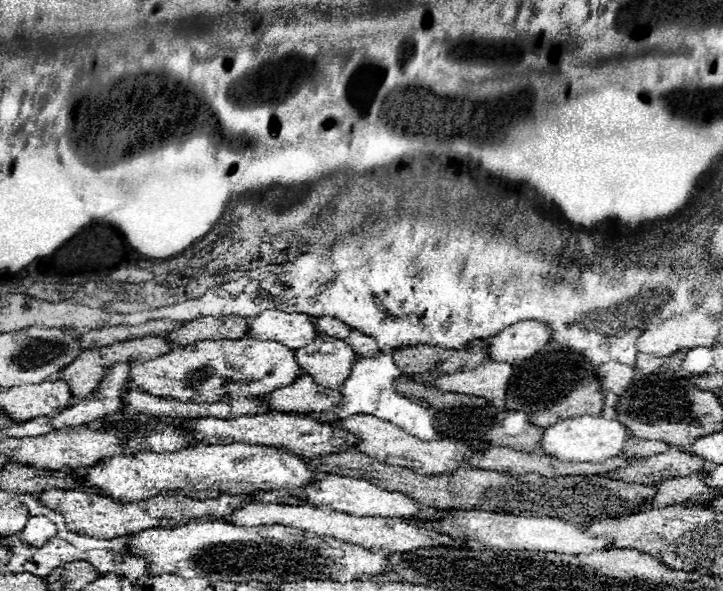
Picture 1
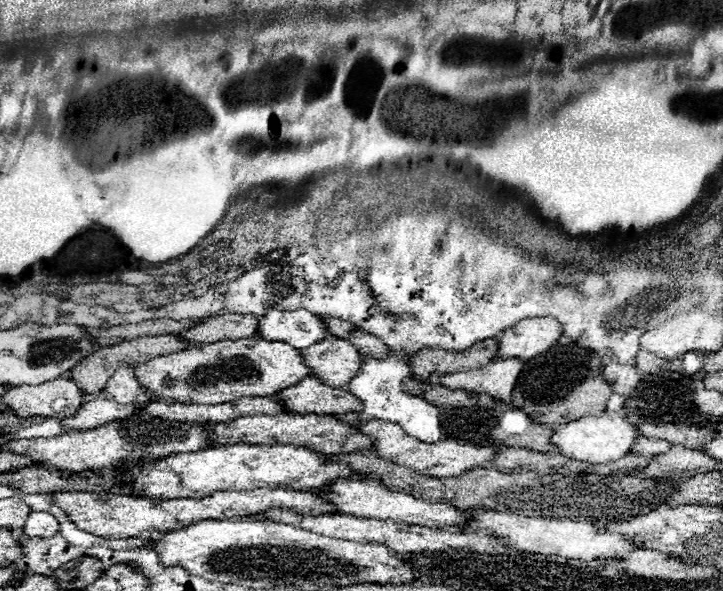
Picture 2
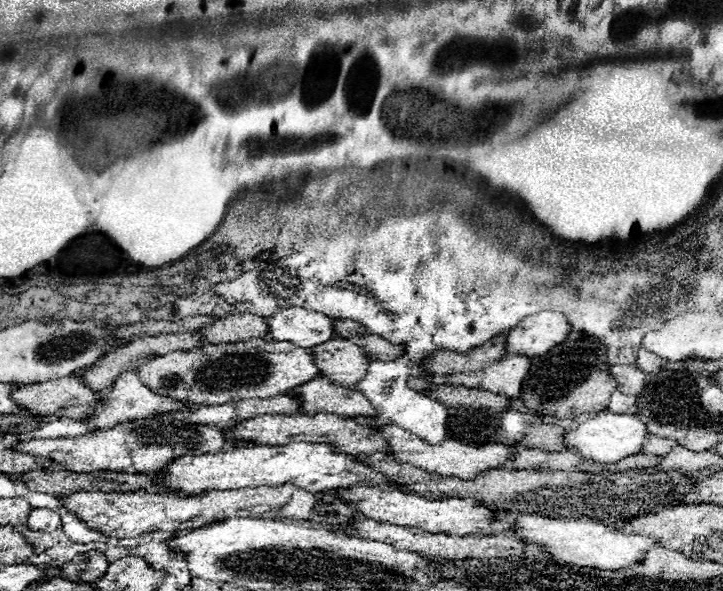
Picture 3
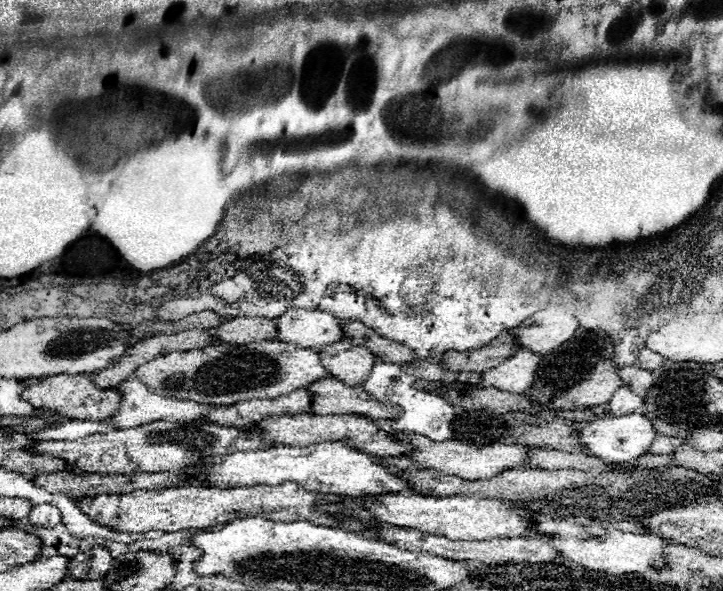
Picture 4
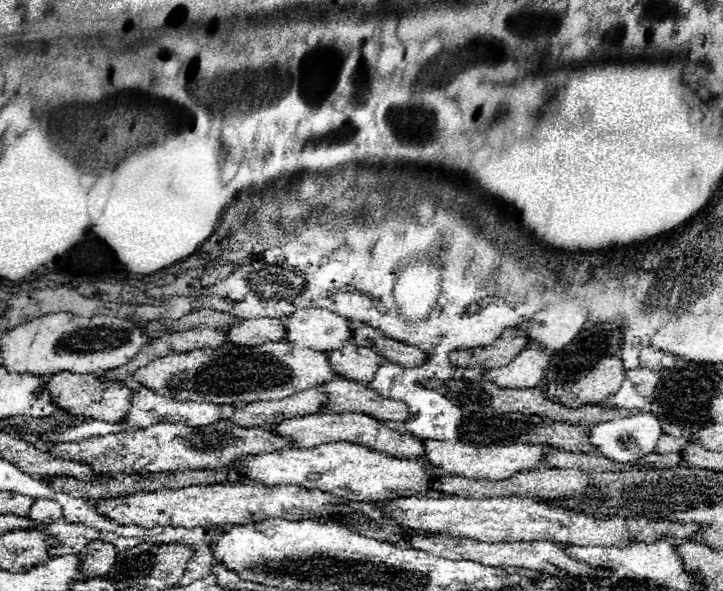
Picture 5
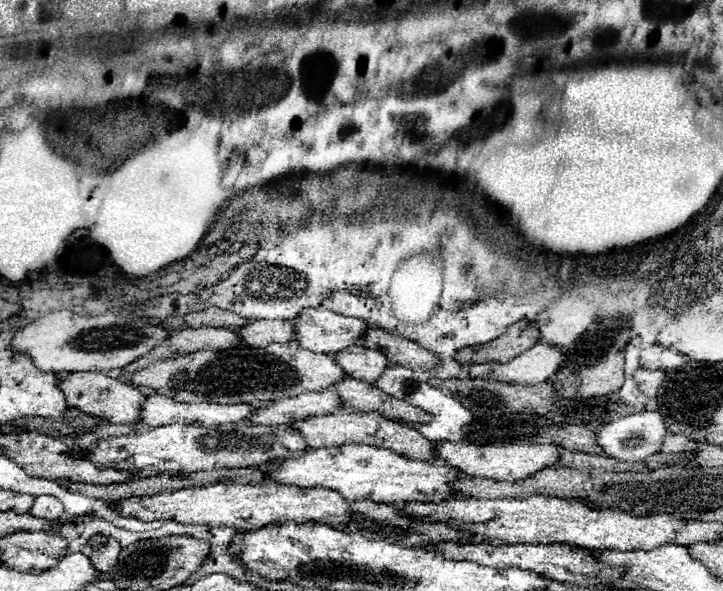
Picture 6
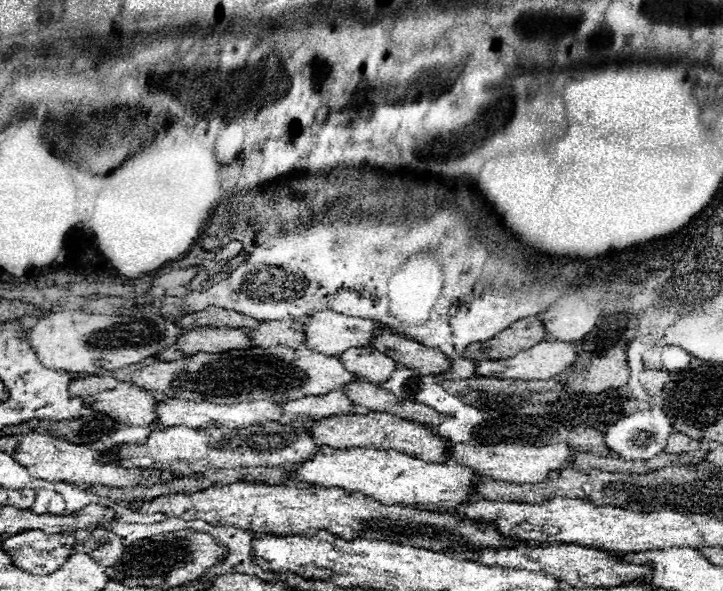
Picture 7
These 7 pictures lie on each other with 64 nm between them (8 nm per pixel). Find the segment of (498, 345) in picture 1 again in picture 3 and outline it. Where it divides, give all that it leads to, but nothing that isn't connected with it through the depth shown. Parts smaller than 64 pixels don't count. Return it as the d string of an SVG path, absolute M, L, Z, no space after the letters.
M540 312L534 316L524 318L516 328L506 332L506 354L524 354L524 356L538 356L546 354L546 350L558 346L558 342L566 340L570 334L570 324L566 322L564 314L560 312Z

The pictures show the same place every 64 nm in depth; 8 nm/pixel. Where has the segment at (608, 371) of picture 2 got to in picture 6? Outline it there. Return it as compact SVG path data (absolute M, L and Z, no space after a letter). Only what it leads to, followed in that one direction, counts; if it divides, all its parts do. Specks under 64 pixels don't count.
M640 368L634 372L634 380L638 382L642 394L646 394L648 398L654 398L656 392L658 392L658 386L664 382L664 372L660 370L646 370L646 368Z

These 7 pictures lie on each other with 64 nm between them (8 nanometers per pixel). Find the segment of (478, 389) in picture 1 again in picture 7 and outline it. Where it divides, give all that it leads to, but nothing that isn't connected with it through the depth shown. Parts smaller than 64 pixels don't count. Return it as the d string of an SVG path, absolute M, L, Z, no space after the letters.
M544 340L510 360L482 360L474 368L476 376L512 378L512 380L548 380L570 362L574 362L576 348L570 342Z

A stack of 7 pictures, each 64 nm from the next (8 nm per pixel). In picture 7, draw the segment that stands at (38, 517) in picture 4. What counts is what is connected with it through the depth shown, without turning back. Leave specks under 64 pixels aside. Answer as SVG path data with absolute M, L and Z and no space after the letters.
M40 490L36 494L36 500L30 510L34 510L34 514L62 514L64 500L60 494L56 494L52 490Z

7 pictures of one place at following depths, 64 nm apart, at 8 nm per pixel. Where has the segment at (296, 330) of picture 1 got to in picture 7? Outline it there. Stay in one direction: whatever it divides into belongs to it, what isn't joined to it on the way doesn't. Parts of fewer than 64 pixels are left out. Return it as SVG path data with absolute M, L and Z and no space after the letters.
M332 310L314 312L304 322L306 348L326 356L338 356L354 346L370 346L370 334L382 328L364 318L344 316Z

